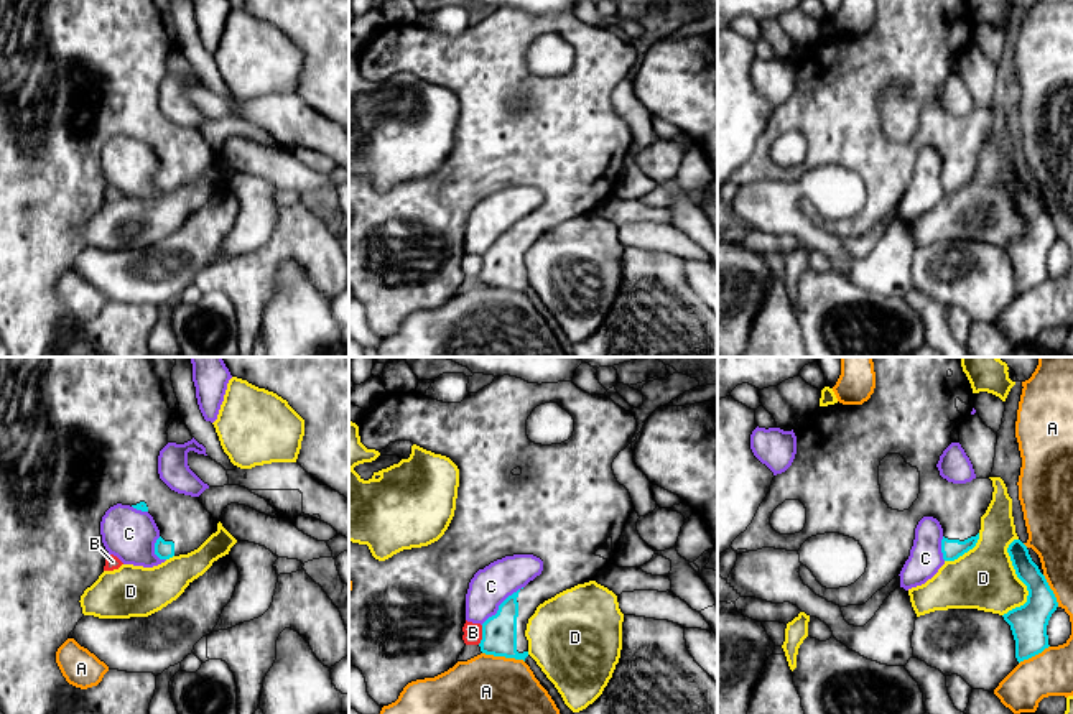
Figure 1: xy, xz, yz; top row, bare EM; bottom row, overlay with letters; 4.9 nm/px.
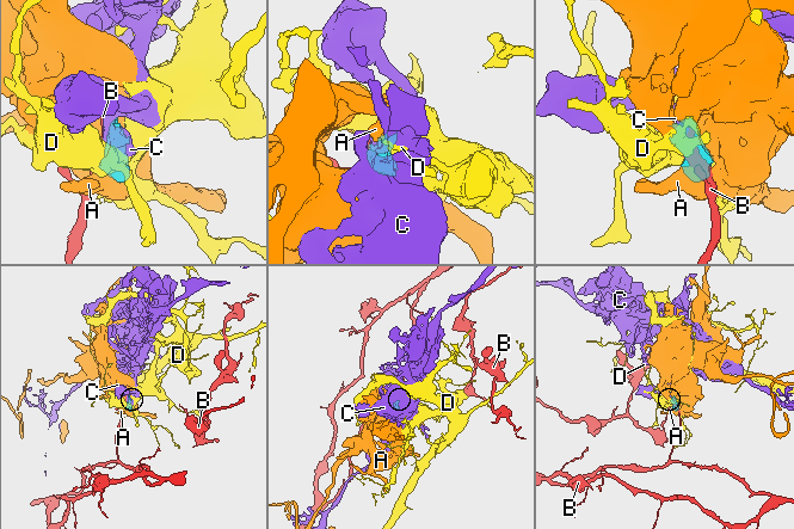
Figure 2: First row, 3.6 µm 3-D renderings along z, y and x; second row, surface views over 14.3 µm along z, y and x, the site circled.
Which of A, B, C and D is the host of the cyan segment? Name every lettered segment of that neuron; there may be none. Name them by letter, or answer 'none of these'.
none of these

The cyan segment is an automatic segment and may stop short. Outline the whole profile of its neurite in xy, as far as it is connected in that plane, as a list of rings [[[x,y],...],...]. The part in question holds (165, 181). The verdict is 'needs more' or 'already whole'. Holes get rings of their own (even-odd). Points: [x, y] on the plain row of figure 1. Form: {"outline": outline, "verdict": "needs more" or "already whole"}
{"outline": [[[0,0],[0,342],[8,357],[150,357],[150,334],[156,321],[153,304],[127,304],[109,301],[97,318],[81,321],[66,313],[56,283],[69,270],[77,253],[84,248],[81,227],[104,204],[109,183],[102,174],[100,153],[105,143],[117,137],[130,137],[148,143],[158,161],[155,186],[160,191],[188,186],[197,181],[217,163],[217,151],[204,140],[197,128],[171,122],[158,105],[160,82],[168,76],[168,59],[181,49],[178,30],[171,13],[173,0]]], "verdict": "needs more"}

